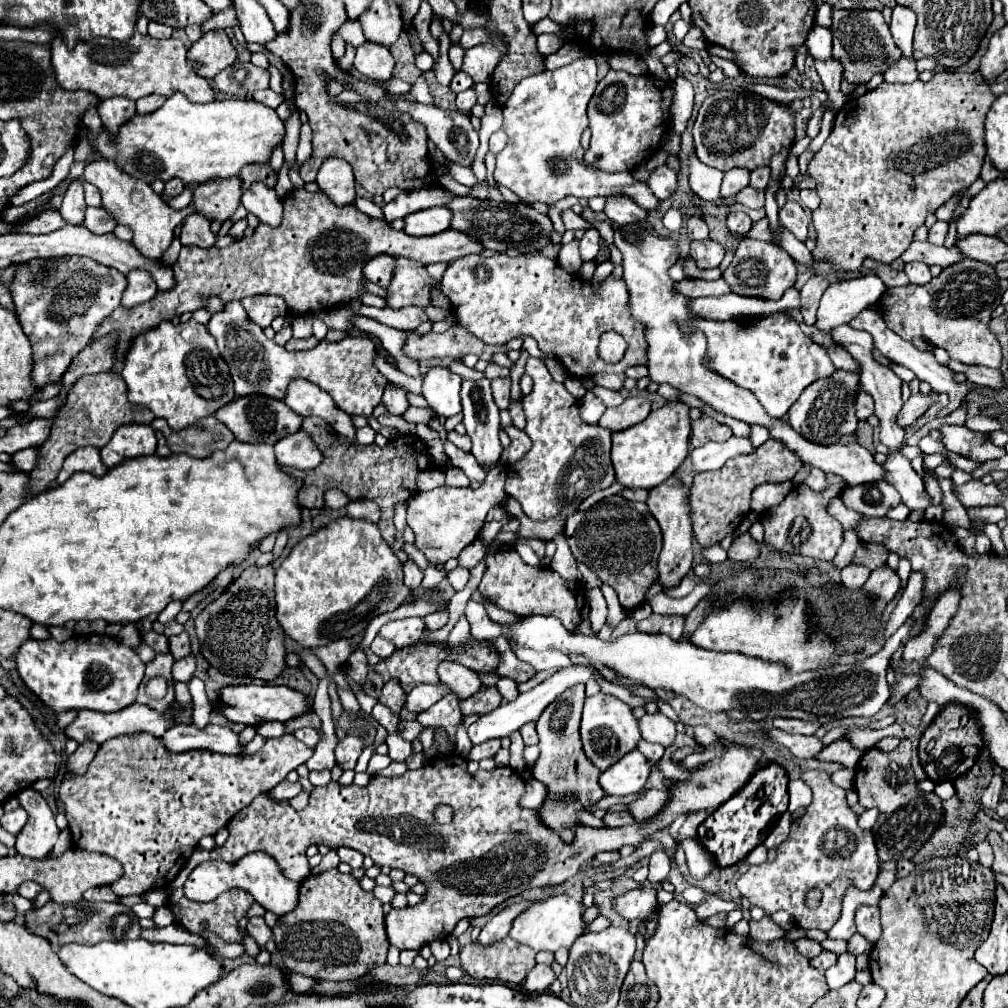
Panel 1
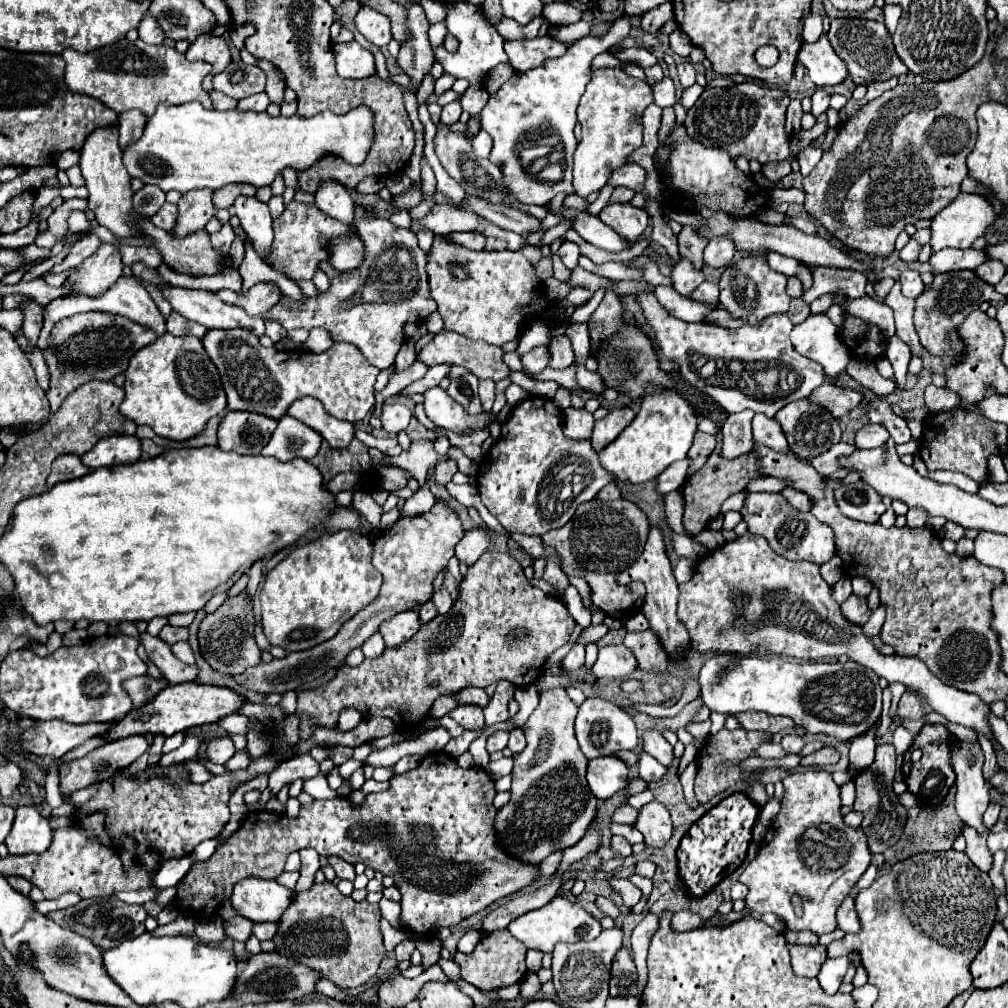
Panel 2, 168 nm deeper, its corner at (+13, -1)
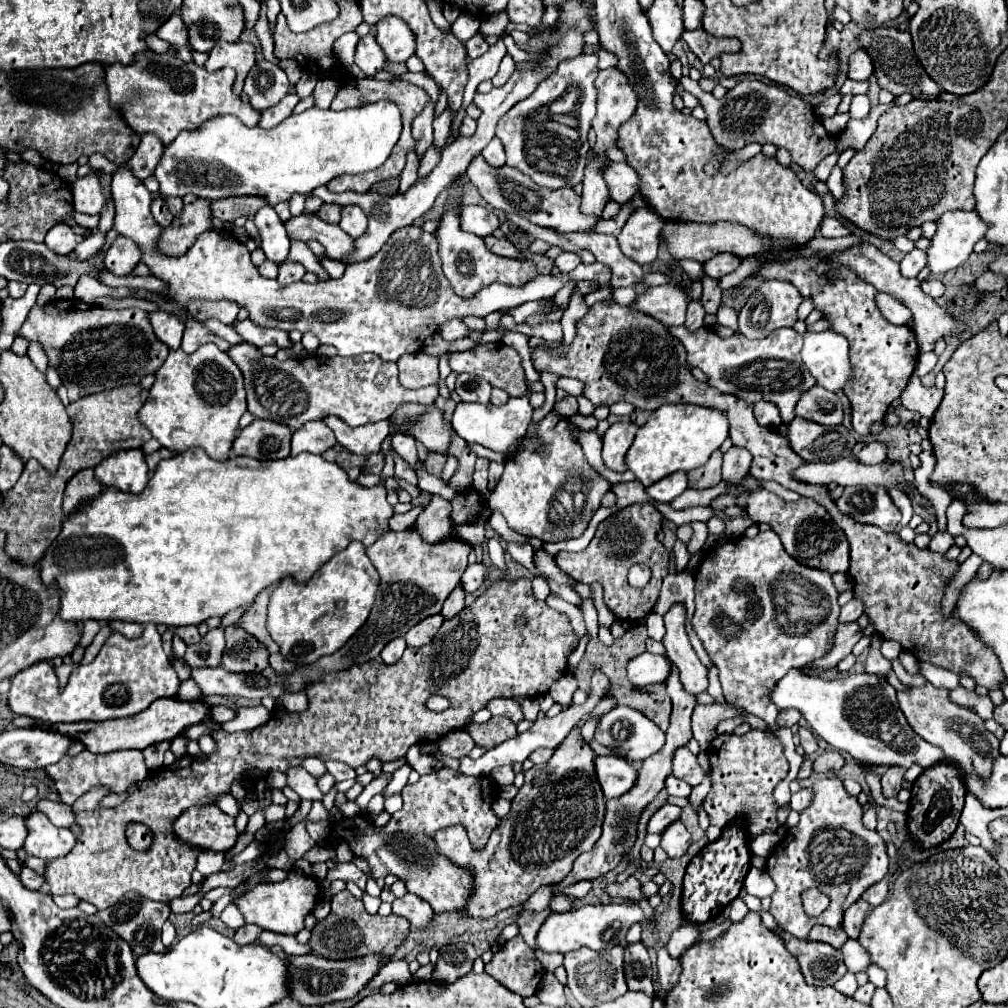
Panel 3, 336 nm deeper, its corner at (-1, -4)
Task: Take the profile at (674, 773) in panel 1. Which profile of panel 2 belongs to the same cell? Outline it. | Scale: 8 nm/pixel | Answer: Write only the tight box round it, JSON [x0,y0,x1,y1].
[679,762,699,808]

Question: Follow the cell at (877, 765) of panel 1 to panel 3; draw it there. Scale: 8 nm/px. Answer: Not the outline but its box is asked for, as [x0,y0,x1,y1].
[881,769,905,797]

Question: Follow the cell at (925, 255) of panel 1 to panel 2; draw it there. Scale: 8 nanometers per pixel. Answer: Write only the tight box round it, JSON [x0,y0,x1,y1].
[929,248,987,272]

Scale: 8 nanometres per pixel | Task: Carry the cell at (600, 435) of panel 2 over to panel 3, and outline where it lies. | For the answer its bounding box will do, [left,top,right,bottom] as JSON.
[603,423,637,473]

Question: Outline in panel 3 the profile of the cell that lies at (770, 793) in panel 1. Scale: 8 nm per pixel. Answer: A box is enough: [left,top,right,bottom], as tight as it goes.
[681,821,751,923]

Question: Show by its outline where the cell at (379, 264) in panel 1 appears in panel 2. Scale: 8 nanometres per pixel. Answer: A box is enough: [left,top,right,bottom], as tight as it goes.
[333,236,365,272]

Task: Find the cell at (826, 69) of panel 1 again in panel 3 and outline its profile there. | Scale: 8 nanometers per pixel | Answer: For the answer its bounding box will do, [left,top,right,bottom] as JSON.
[849,49,873,81]

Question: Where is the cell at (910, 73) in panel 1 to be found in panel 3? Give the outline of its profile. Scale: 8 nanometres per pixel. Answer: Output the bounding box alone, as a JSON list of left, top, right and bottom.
[679,77,887,171]

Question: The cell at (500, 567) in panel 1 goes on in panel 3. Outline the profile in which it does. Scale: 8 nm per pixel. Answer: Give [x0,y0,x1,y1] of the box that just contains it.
[45,579,579,909]

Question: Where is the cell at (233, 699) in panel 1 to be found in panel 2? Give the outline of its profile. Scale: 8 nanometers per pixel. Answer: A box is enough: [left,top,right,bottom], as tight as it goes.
[105,682,247,740]

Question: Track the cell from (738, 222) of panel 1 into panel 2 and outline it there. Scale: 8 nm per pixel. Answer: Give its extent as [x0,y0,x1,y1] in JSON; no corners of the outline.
[703,236,735,268]

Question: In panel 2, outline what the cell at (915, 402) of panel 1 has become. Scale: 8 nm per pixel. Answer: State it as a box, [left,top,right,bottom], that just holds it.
[855,424,889,448]

